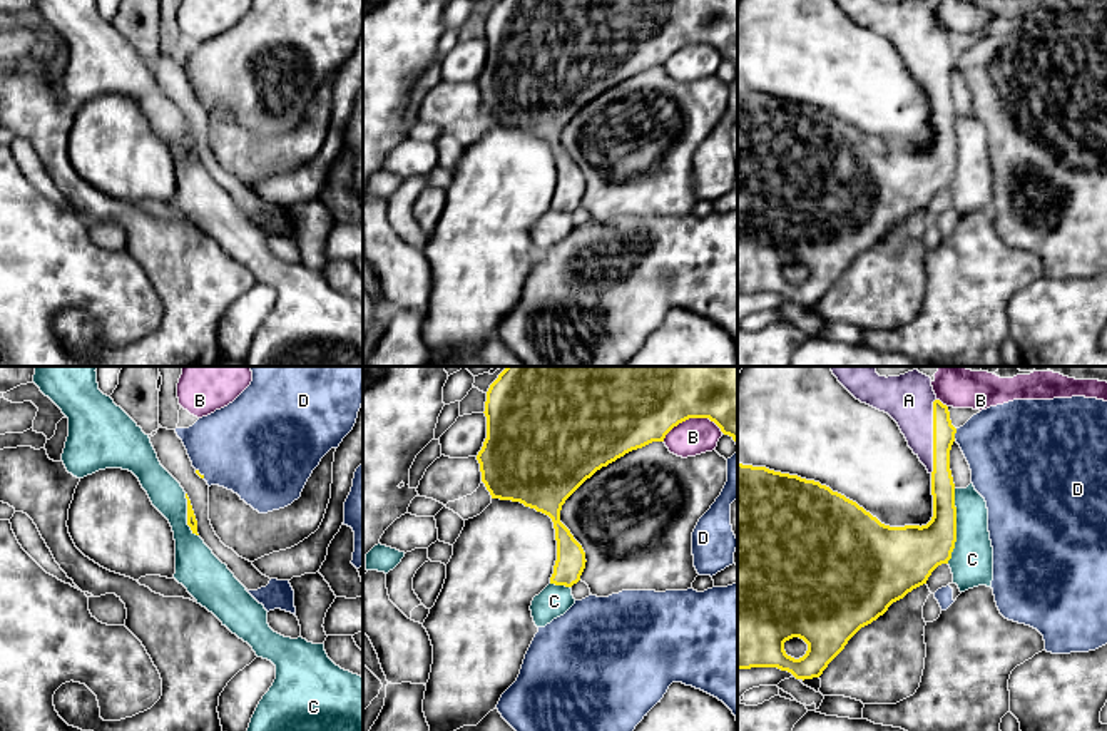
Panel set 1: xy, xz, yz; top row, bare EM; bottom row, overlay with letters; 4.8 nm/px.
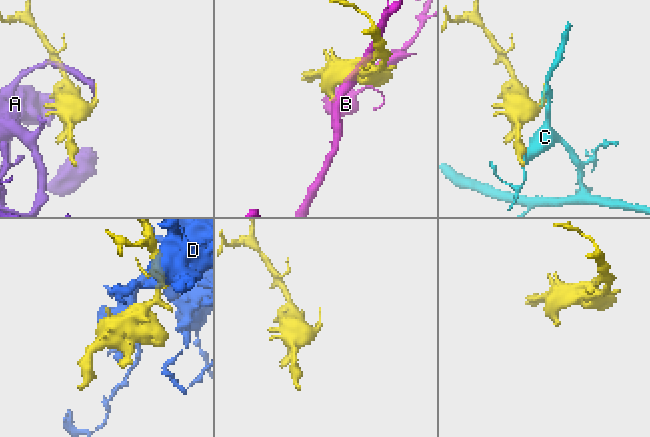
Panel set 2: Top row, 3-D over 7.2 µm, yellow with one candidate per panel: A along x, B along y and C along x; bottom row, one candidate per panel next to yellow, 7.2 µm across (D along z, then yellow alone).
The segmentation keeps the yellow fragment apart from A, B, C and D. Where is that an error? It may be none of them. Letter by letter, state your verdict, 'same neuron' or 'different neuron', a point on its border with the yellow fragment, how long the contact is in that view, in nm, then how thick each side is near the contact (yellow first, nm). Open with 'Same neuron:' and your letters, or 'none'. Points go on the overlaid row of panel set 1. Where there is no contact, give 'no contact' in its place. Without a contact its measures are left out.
Same neuron: A
A: same neuron; meets yellow in yz at (933, 435); contact 360 nm long; 110 nm thick on the yellow side, 240 nm on the other
B: different neuron; meets yellow in xz at (691, 417); contact 300 nm long; 500 nm thick on the yellow side, 180 nm on the other
C: different neuron; meets yellow in yz at (955, 526); contact 360 nm long; 260 nm thick on the yellow side, 200 nm on the other
D: different neuron; meets yellow in yz at (955, 432); contact 60 nm long; 110 nm thick on the yellow side, 400 nm on the other

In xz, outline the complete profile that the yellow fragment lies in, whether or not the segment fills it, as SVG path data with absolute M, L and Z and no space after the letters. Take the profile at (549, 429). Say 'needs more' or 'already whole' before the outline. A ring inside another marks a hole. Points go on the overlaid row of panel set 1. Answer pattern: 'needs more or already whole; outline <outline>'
already whole; outline M507 366L485 401L487 438L477 455L492 498L520 502L554 522L557 560L550 584L572 587L585 569L585 552L560 522L565 500L597 470L666 435L689 418L709 418L737 445L737 366Z

